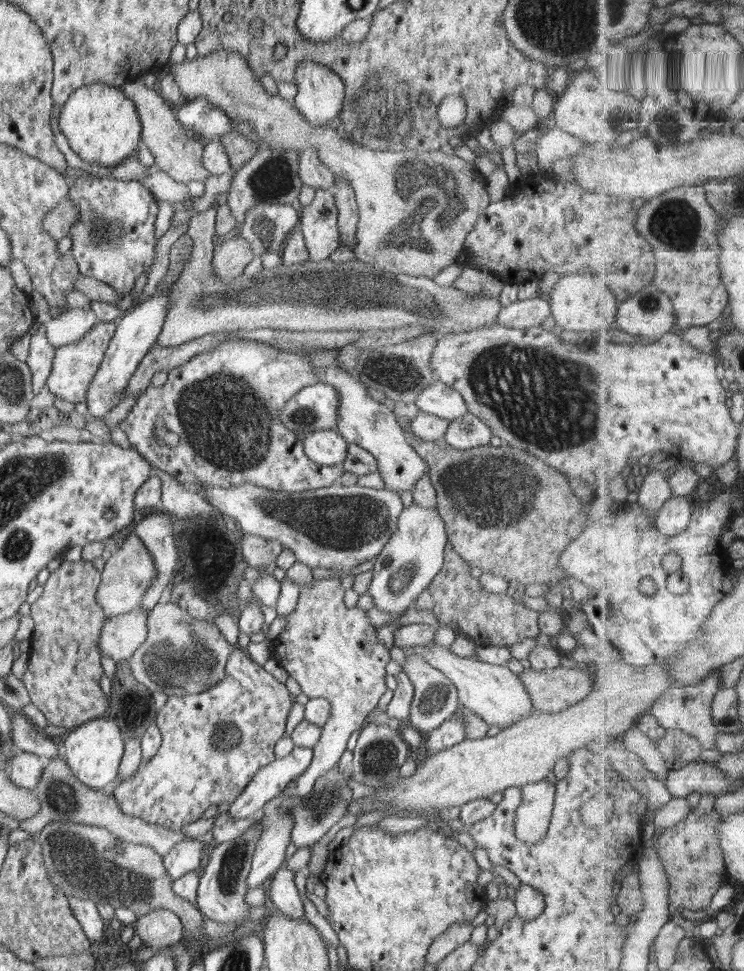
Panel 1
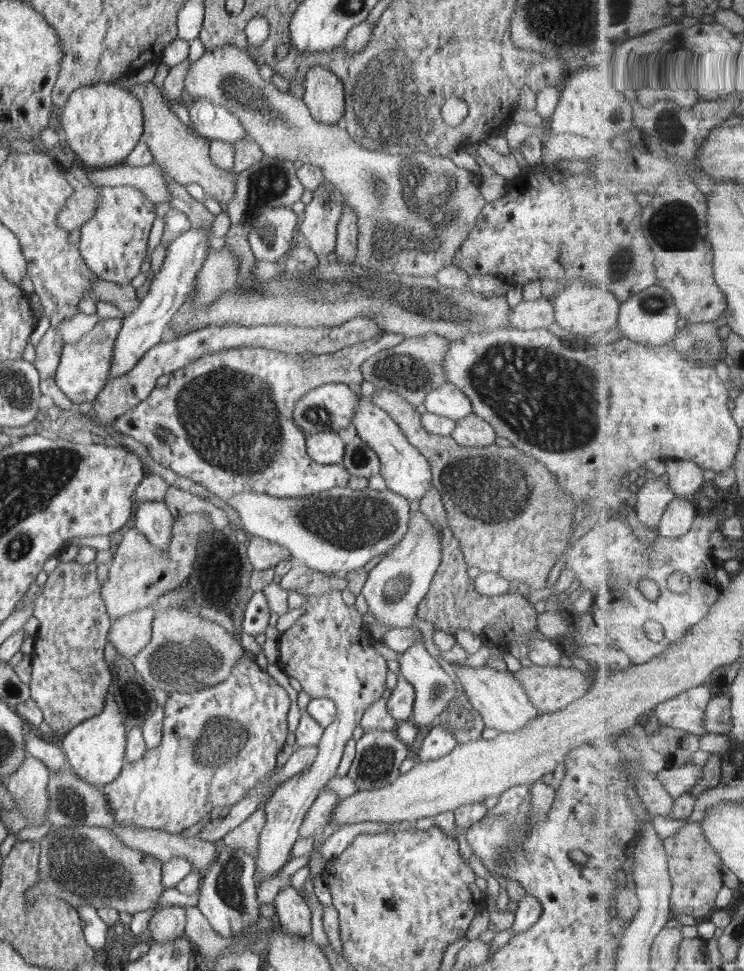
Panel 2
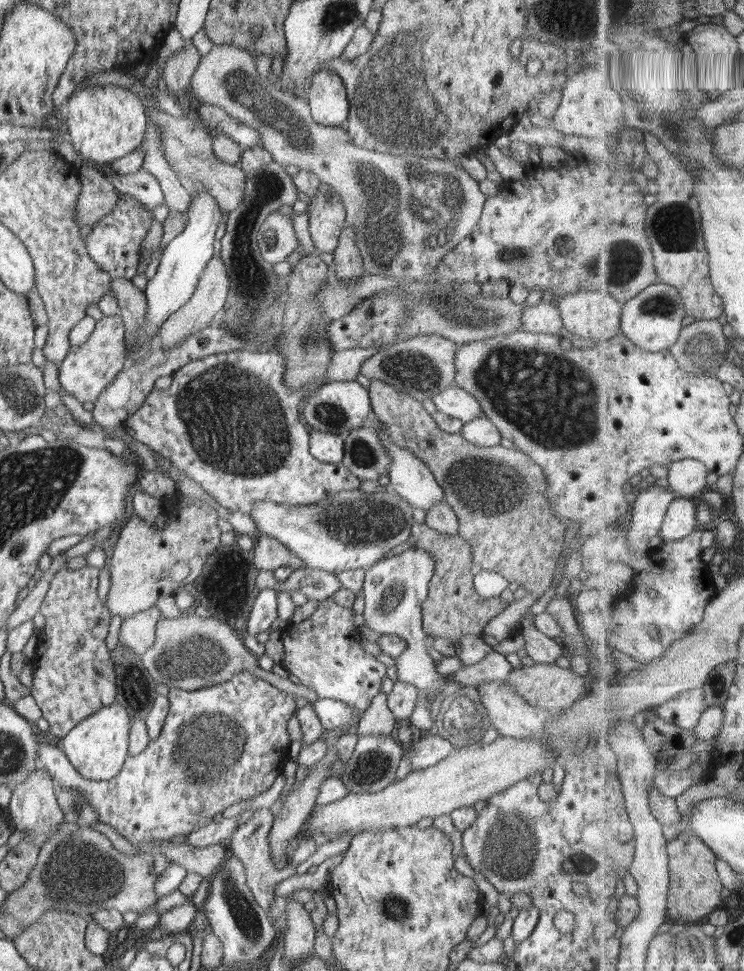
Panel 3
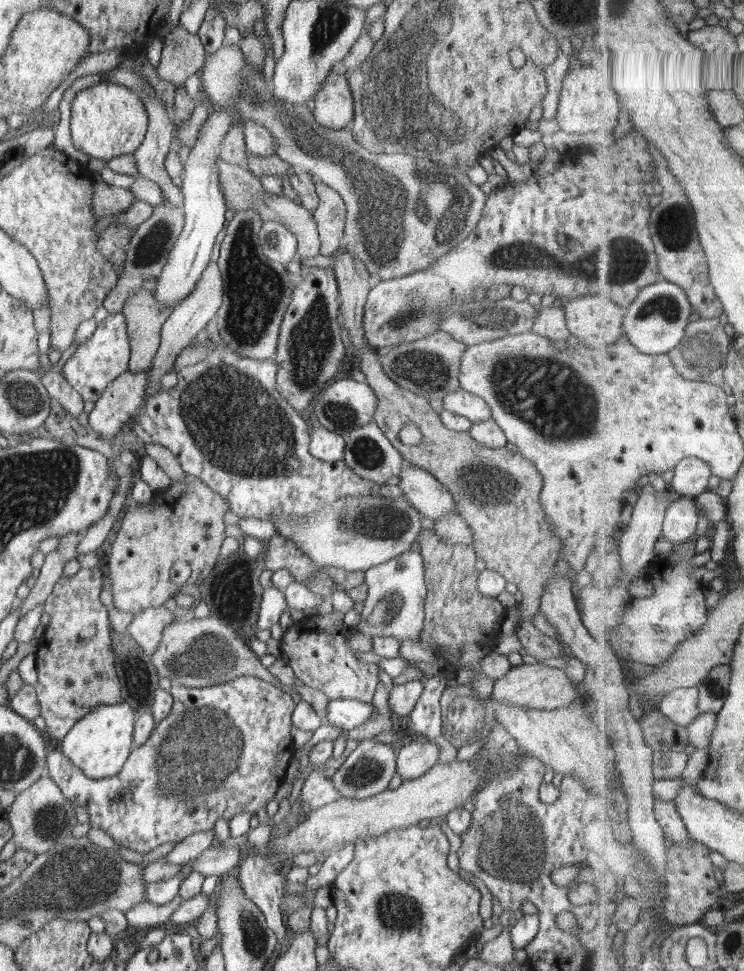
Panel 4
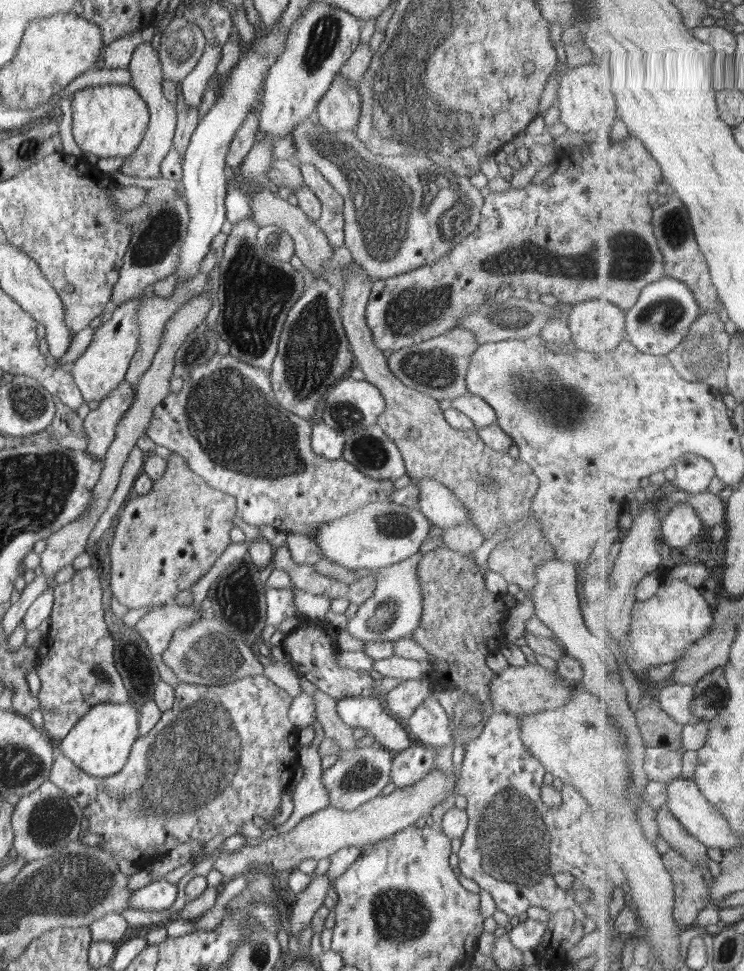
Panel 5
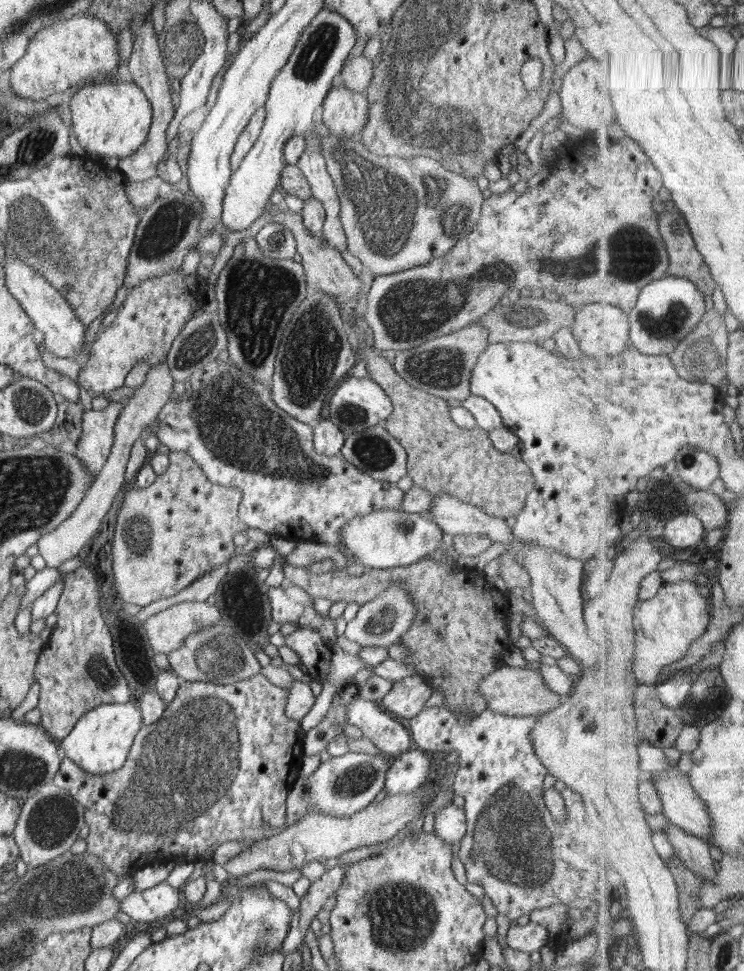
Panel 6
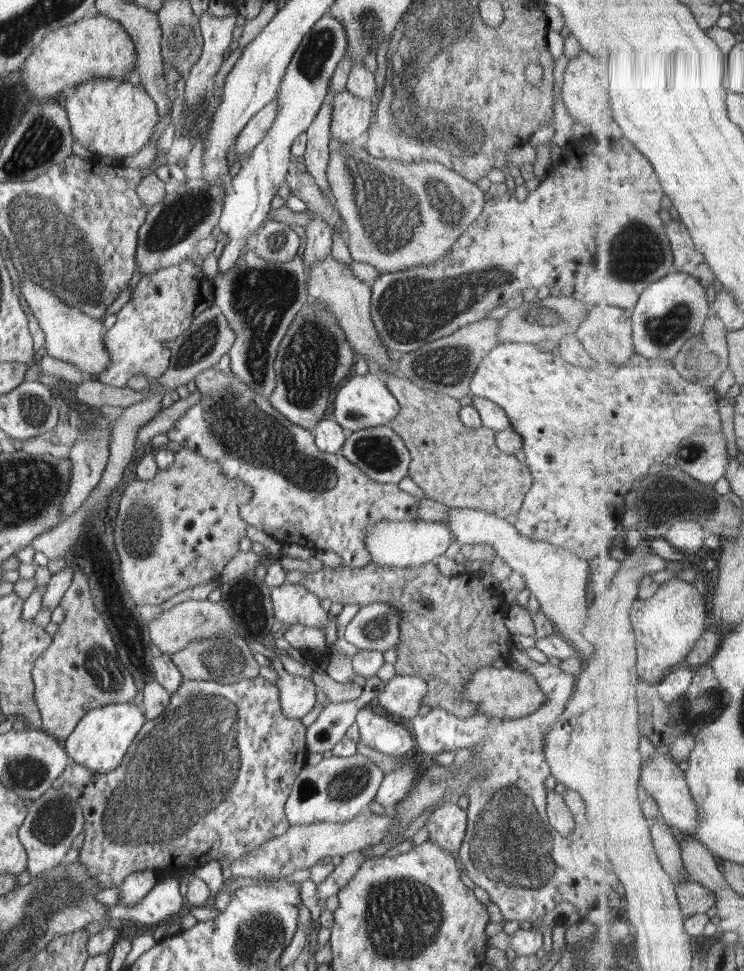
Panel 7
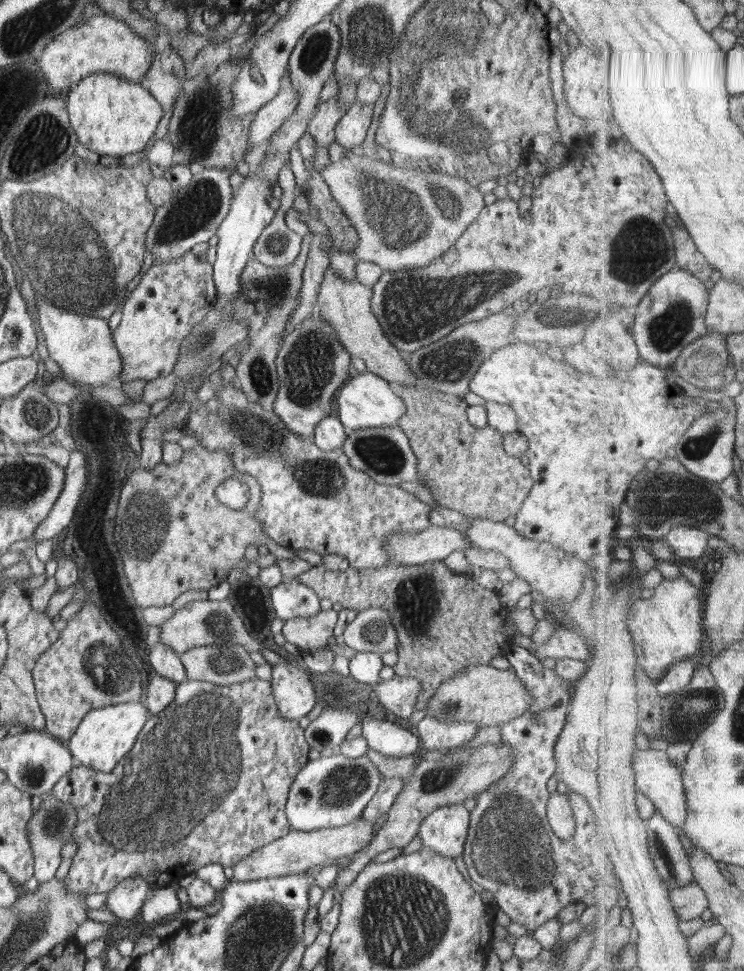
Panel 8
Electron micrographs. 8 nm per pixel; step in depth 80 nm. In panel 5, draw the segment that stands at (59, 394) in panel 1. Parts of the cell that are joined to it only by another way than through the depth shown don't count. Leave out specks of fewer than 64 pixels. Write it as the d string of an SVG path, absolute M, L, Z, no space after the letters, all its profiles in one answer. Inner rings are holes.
M148 285L136 298L112 308L113 314L110 320L101 323L101 326L96 328L94 337L82 356L67 366L84 401L102 401L124 381L141 339L137 321L139 304L143 298L154 298L155 296L153 285Z

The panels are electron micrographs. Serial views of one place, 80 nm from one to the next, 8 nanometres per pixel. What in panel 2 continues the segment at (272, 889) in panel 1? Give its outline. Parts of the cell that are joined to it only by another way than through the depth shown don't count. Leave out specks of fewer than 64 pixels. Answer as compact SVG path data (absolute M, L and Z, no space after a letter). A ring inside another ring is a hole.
M292 886L280 890L273 905L276 907L281 930L310 936L311 910L304 898Z

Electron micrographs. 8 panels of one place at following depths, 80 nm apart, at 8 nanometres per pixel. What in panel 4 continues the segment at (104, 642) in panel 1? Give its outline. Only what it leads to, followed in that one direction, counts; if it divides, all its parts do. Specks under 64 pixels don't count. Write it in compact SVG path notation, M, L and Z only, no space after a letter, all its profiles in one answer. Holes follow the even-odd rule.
M165 606L150 607L136 613L126 633L130 639L136 641L146 655L156 652L162 641L162 629L166 629L176 619L174 613Z

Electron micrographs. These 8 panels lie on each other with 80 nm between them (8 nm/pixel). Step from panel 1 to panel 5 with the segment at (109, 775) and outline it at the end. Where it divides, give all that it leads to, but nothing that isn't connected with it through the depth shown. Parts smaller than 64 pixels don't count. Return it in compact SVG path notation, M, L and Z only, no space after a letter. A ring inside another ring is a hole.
M128 701L122 704L100 703L93 706L61 739L60 750L78 768L90 776L111 777L120 772L139 736L140 711Z

